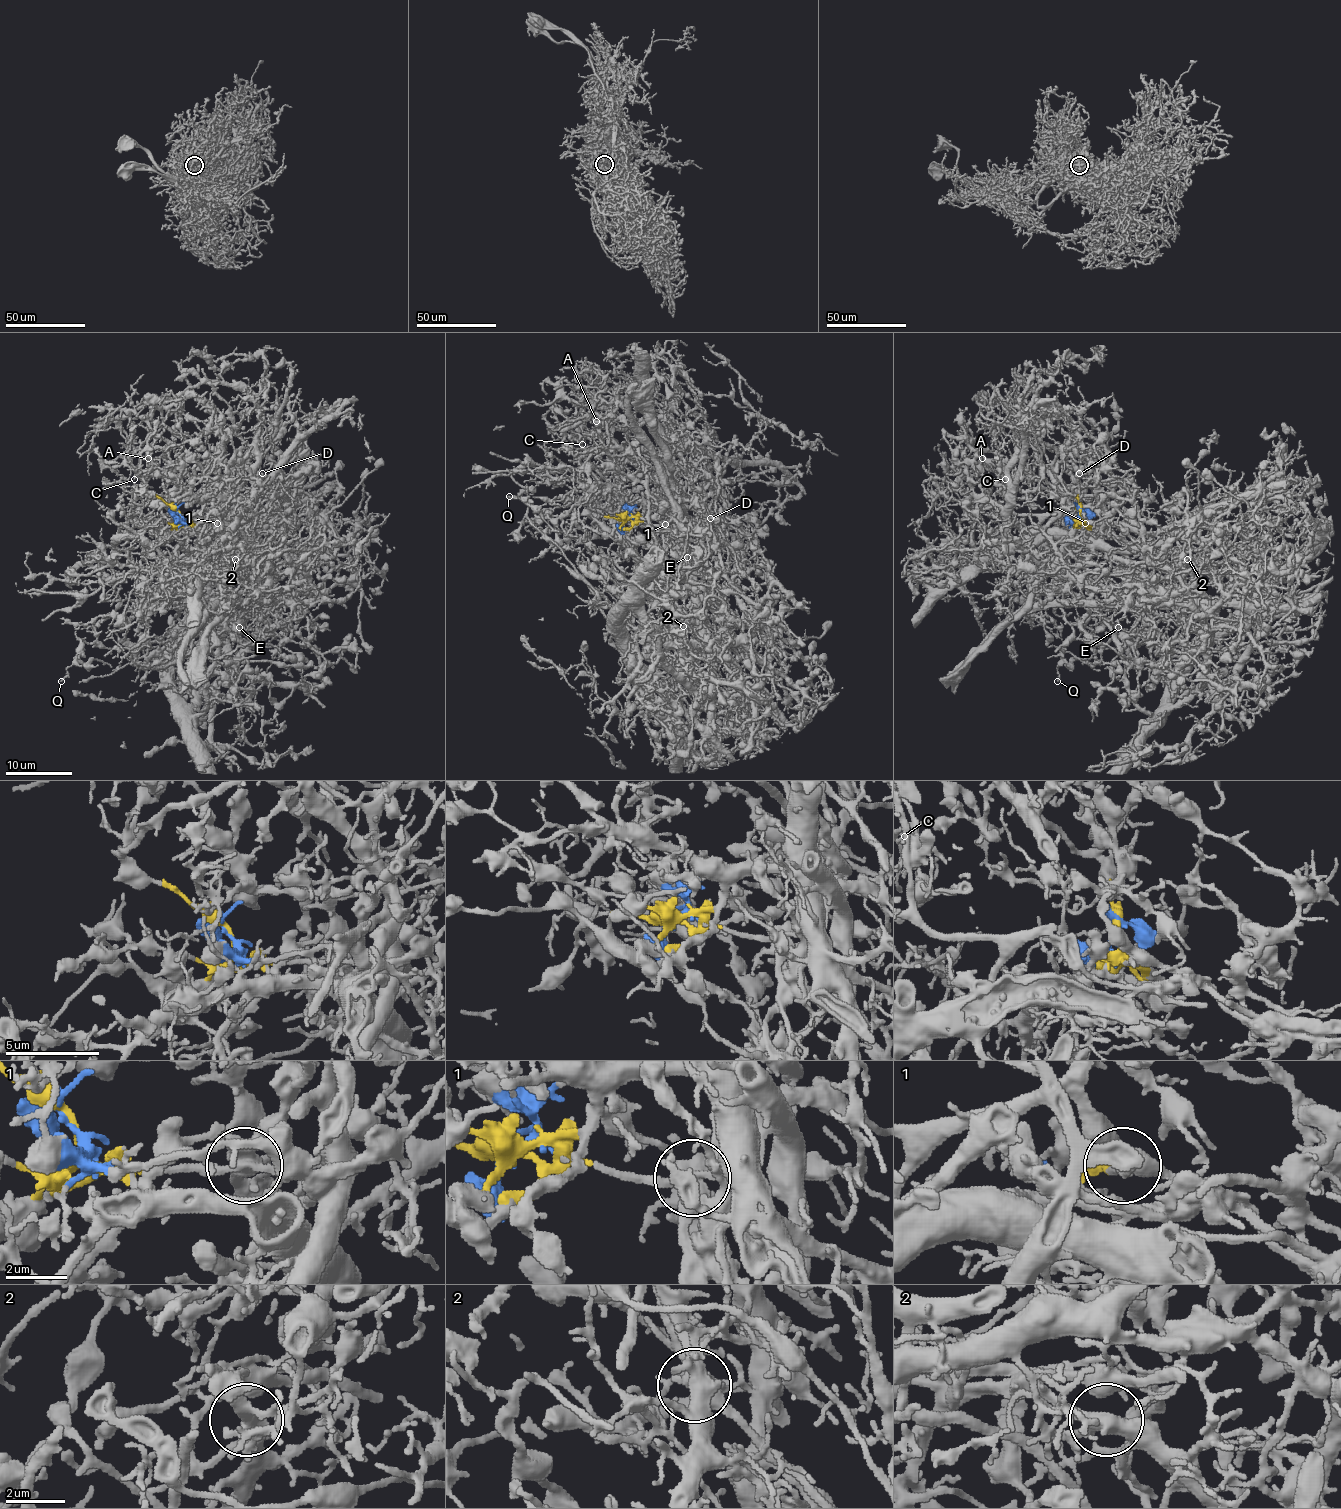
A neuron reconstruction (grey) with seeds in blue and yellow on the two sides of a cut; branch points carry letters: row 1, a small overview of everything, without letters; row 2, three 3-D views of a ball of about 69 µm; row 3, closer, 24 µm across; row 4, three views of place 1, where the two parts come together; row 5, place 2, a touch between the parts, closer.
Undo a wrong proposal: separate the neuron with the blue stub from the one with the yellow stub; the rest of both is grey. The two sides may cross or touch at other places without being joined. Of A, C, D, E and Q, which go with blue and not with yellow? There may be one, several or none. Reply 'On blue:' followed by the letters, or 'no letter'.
On blue: D, Q

